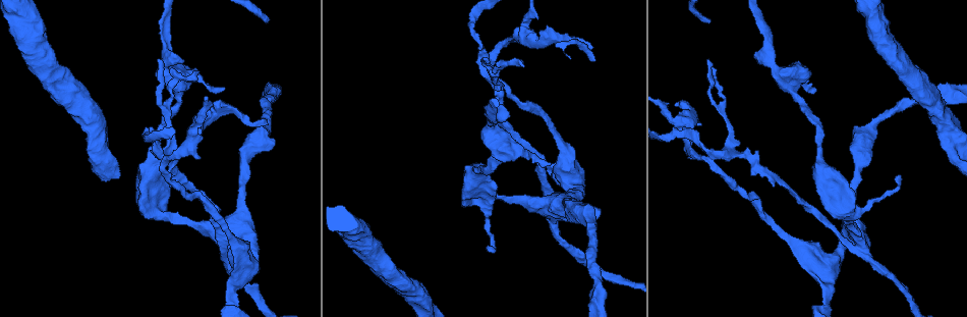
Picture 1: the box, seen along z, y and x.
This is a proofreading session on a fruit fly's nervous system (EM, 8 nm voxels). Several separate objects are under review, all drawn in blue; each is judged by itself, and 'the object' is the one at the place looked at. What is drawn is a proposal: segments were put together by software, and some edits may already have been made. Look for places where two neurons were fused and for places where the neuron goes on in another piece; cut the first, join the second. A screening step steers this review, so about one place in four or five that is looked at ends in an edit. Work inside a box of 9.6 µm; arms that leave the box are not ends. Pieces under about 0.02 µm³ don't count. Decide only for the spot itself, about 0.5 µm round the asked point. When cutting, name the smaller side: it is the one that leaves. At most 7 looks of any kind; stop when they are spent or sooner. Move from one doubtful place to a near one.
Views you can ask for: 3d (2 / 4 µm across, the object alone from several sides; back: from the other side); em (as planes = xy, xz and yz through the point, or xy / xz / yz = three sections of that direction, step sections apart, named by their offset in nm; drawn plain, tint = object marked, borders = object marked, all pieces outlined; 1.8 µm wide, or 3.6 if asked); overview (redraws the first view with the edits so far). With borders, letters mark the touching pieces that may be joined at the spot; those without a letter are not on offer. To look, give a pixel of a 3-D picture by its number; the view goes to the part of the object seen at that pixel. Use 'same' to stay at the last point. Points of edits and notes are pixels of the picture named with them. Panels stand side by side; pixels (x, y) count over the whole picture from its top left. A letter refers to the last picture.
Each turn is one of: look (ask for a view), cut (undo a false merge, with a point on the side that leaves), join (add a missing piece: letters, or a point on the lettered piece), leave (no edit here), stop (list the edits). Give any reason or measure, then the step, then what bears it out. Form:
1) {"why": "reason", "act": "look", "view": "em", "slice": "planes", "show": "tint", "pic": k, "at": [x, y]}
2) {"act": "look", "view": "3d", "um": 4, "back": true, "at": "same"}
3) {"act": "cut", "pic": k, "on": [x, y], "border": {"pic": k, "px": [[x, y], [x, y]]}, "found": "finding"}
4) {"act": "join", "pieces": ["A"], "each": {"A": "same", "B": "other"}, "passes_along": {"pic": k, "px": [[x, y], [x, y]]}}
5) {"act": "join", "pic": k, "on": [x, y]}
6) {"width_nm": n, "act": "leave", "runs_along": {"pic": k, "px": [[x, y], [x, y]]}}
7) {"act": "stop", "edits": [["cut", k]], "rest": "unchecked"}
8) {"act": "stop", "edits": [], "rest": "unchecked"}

{"why": "thick end", "act": "look", "view": "3d", "um": 2, "back": true, "pic": 1, "at": [500, 105]}

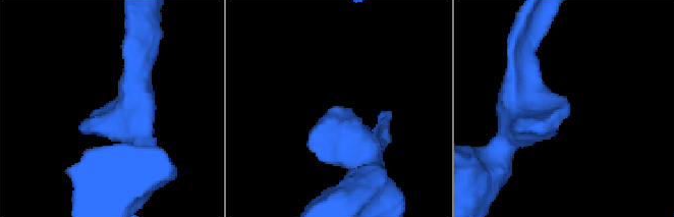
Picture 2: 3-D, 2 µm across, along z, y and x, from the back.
{"why": "now the EM", "act": "look", "view": "em", "slice": "yz", "step": 16, "show": "borders", "pic": 2, "at": [106, 106]}

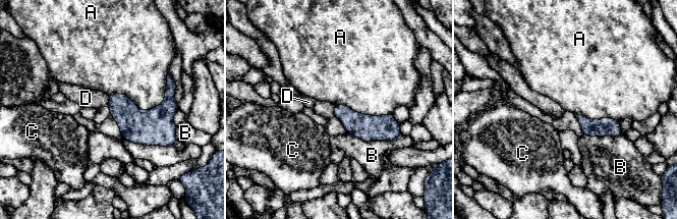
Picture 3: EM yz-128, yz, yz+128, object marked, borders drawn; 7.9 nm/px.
{"act": "look", "view": "em", "slice": "xz", "step": 8, "show": "borders", "at": "same"}

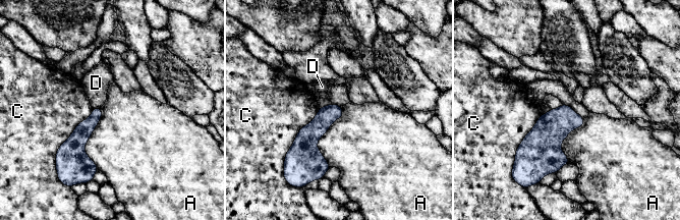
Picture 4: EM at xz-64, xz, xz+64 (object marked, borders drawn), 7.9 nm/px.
{"act": "leave", "each": {"A": "other", "C": "other", "D": "other"}, "runs_along": {"pic": 4, "px": [[335, 107], [312, 133], [324, 169]]}, "found": "none of them fits"}

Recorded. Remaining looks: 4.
{"why": "branch stops here", "act": "look", "view": "em", "um": 3.6, "slice": "planes", "show": "borders", "pic": 1, "at": [222, 88]}

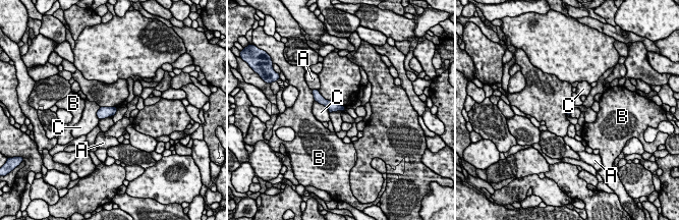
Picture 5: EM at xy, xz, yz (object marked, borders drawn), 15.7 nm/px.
{"act": "leave", "each": {"A": "other", "B": "other", "C": "other"}, "runs_along": {"pic": 5, "px": [[316, 95], [333, 107], [341, 108]]}, "found": "none of them fits"}

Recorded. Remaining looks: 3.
{"why": "three-way junction", "act": "look", "view": "3d", "um": 2, "pic": 1, "at": [492, 60]}

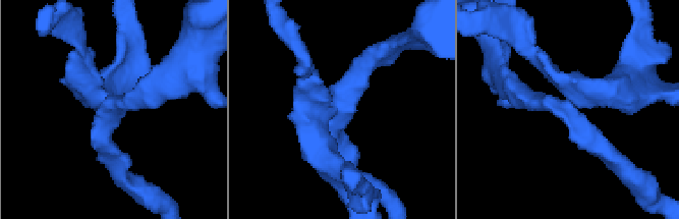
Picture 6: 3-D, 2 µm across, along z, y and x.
{"act": "look", "view": "em", "slice": "xy", "step": 8, "show": "tint", "pic": 6, "at": [335, 104]}

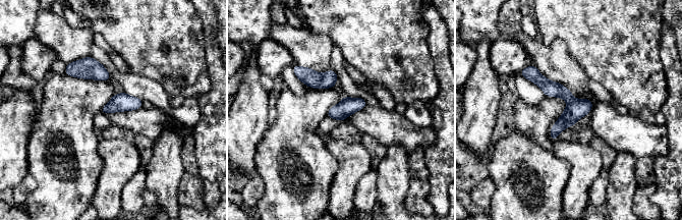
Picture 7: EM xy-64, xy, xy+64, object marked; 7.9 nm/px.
{"why": "another direction", "act": "look", "view": "em", "slice": "planes", "show": "borders", "at": "same"}

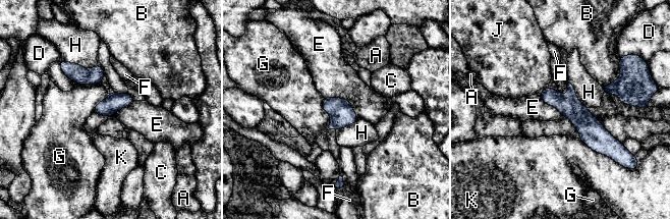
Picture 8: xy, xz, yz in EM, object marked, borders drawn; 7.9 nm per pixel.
{"act": "cut", "pic": 8, "on": [571, 91], "each": {"A": "other", "B": "other", "C": "other", "D": "other", "E": "other", "F": "other", "G": "other", "H": "other", "J": "other", "K": "other"}, "border": {"pic": 8, "px": [[569, 94], [575, 98]]}, "found": "two neurons meet here"}

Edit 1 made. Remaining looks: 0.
{"act": "stop", "edits": [["cut", 8]], "rest": "unchecked"}

